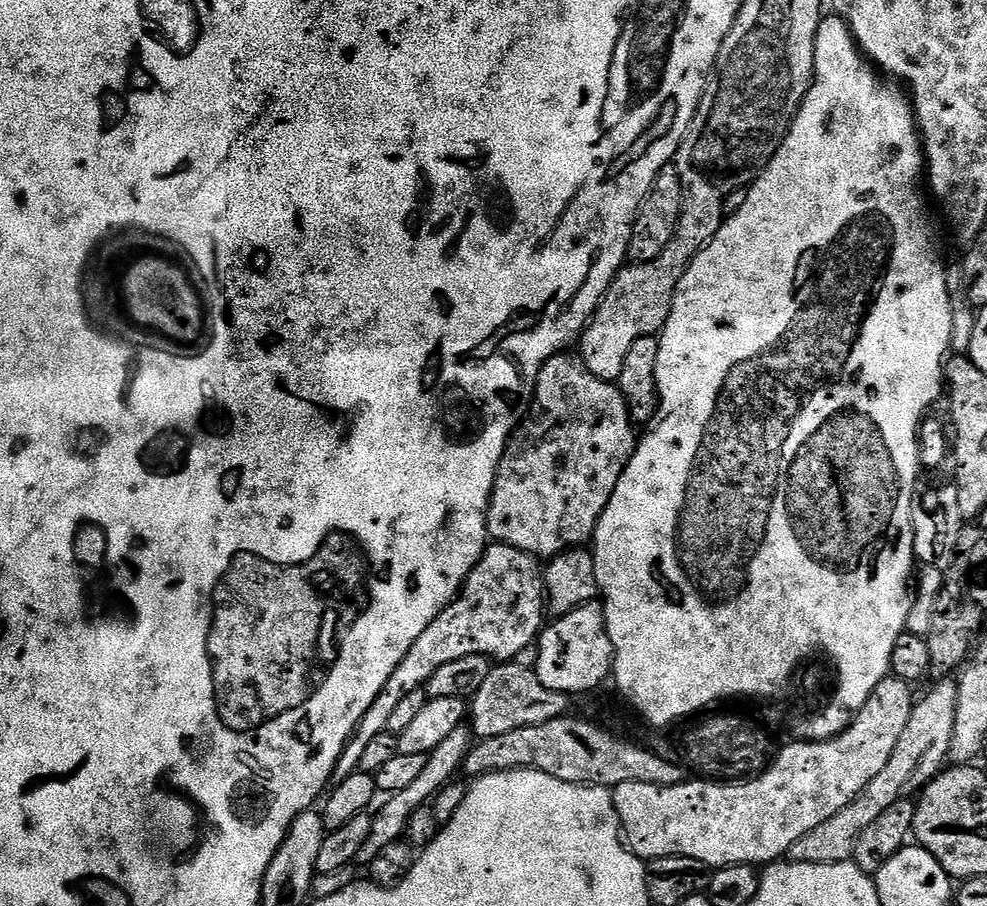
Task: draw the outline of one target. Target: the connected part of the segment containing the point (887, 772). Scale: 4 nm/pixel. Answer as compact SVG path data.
M944 678L936 684L924 697L917 699L912 706L910 722L906 722L906 730L902 730L902 738L898 738L898 746L894 746L894 754L890 754L890 762L870 781L834 818L824 824L814 826L802 838L794 842L790 851L793 861L806 861L811 864L846 864L856 855L858 838L862 838L862 830L870 826L894 802L915 797L934 777L949 763L948 751L954 738L954 726L959 708L960 690L955 679Z

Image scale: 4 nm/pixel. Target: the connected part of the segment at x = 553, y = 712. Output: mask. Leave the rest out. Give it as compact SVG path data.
M500 662L493 667L490 678L482 682L482 686L474 693L471 700L471 727L480 740L485 740L494 738L498 734L506 734L506 730L518 730L522 726L550 722L565 715L569 711L570 696L566 692L550 690L537 678L531 668L523 668L515 662Z

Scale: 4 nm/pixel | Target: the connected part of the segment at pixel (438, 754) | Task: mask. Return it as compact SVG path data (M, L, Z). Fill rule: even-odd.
M461 726L458 730L454 730L441 743L436 746L435 750L430 752L426 766L422 768L418 777L414 778L413 783L405 790L393 792L387 797L388 800L380 808L380 813L375 813L372 829L370 830L370 838L366 838L366 842L362 845L362 850L358 857L359 863L364 866L371 865L374 858L378 858L378 854L382 854L382 850L386 850L386 846L397 843L407 833L408 823L413 813L426 803L429 803L435 795L449 783L463 767L464 760L468 756L468 752L472 745L472 732L469 727Z

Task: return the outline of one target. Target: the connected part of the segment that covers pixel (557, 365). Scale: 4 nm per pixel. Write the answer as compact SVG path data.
M568 355L551 356L542 366L542 370L538 374L536 392L533 394L531 405L527 409L527 412L529 411L528 417L525 420L523 417L515 425L513 434L508 440L508 449L504 451L504 457L496 475L496 485L492 491L492 501L488 504L489 537L493 541L521 548L522 551L529 552L531 556L537 558L551 558L559 554L559 552L567 552L569 548L587 545L595 537L598 522L614 494L614 486L618 486L618 478L622 478L630 458L636 453L638 443L637 425L633 421L631 412L628 411L628 403L620 392L619 387L611 380L603 380L595 376L579 355Z

